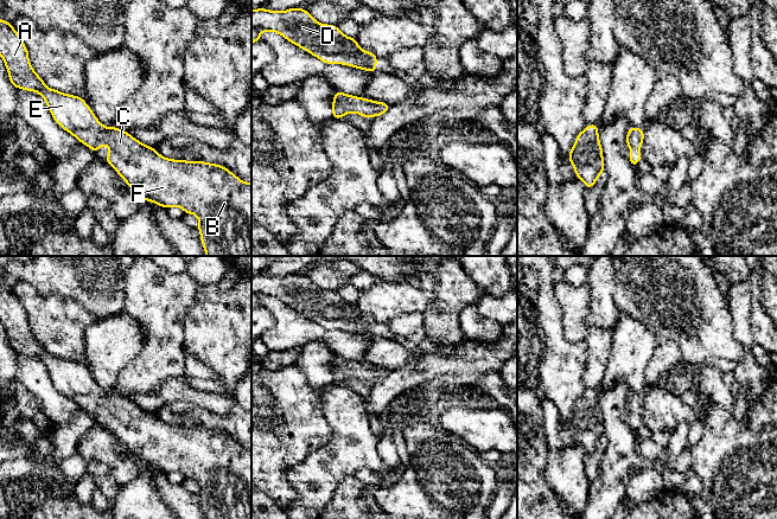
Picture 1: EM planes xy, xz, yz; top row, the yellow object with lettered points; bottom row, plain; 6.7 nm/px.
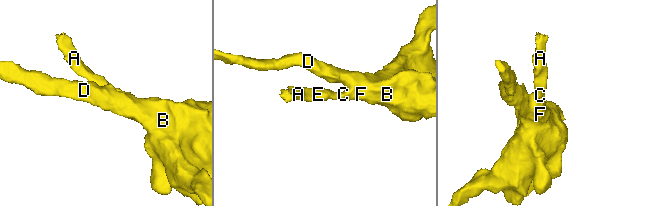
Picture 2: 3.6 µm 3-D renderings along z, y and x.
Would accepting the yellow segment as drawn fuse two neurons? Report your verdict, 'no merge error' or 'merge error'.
no merge error

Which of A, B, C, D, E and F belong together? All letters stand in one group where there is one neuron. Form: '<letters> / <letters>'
A B C D E F

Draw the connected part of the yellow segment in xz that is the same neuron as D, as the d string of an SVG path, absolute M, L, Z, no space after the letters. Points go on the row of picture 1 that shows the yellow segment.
M257 8L251 11L251 43L263 31L273 31L326 64L344 64L376 71L377 56L363 51L356 38L346 37L337 26L319 24L304 8L284 12Z

